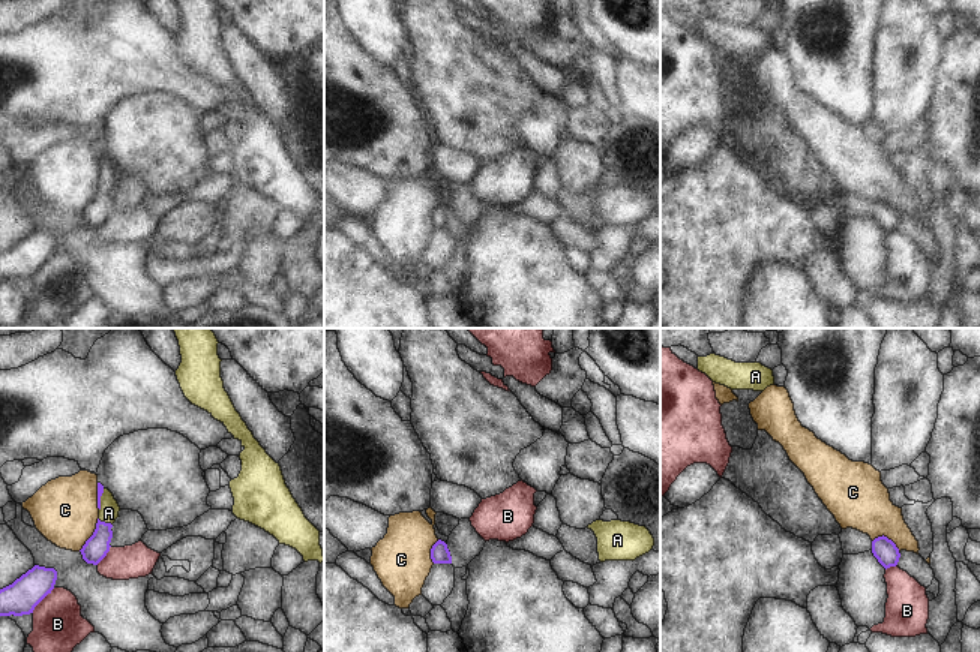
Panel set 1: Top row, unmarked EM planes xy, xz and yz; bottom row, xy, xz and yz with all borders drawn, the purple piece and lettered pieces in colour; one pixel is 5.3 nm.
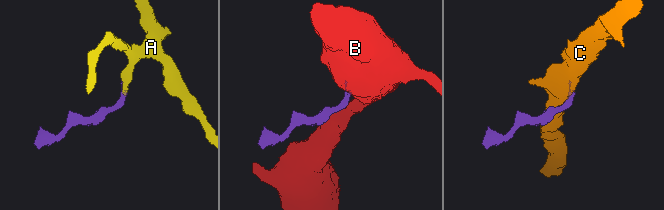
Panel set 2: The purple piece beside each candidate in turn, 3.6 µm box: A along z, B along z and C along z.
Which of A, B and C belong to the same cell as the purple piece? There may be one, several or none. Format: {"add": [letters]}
{"add": ["A"]}

